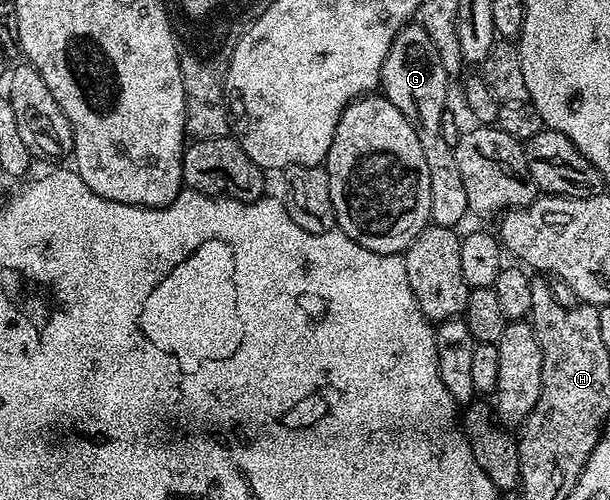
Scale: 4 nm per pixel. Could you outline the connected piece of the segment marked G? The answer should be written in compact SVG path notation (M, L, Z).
M412 23L406 25L396 36L389 49L389 55L383 64L381 78L381 93L387 100L409 119L414 133L417 134L417 143L421 143L421 151L425 151L425 167L429 167L429 211L431 212L430 224L440 225L446 229L455 229L463 221L463 216L468 216L469 199L465 196L465 183L461 179L461 171L457 167L455 150L445 143L441 131L442 113L448 108L447 81L449 74L441 67L441 57L437 55L437 47L433 47L433 39L423 30L422 25Z

